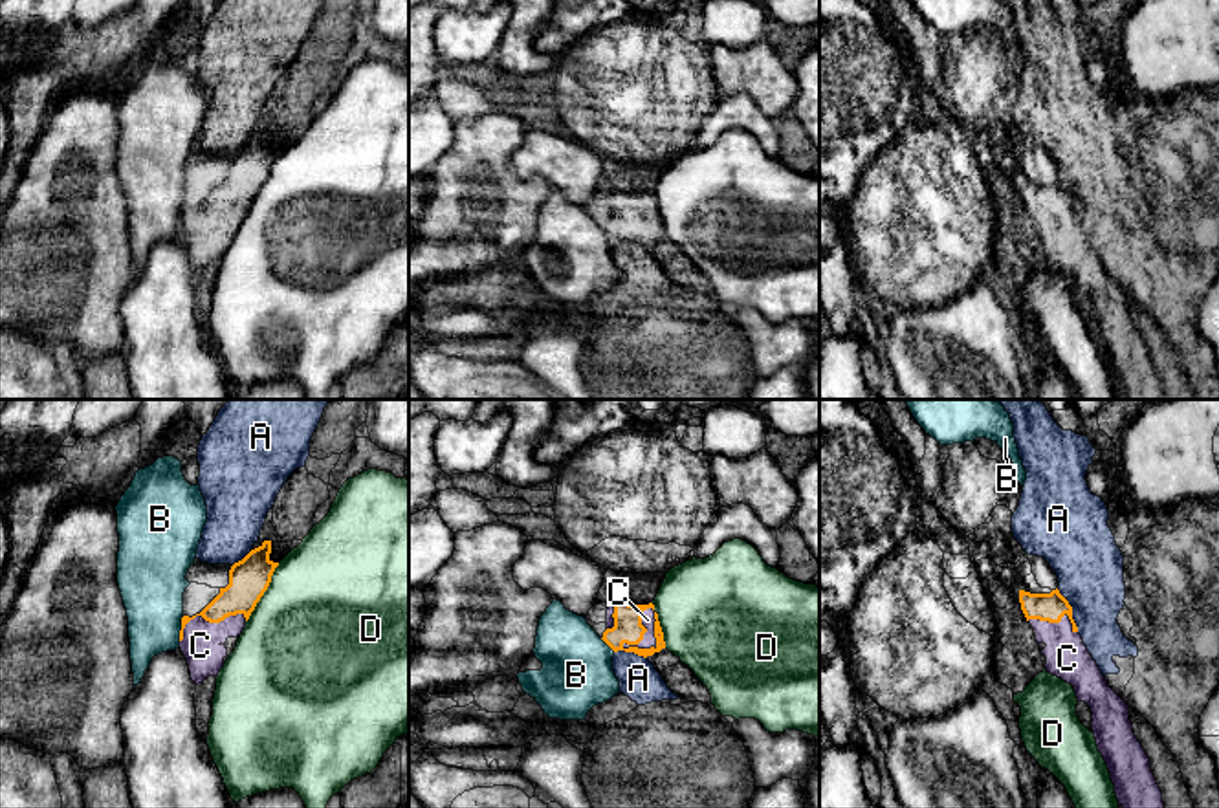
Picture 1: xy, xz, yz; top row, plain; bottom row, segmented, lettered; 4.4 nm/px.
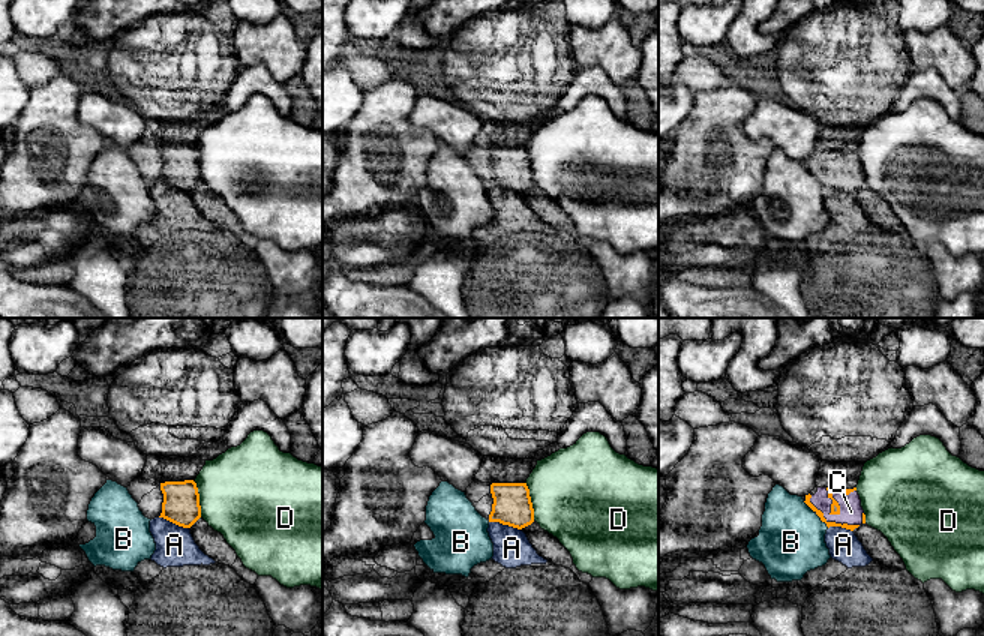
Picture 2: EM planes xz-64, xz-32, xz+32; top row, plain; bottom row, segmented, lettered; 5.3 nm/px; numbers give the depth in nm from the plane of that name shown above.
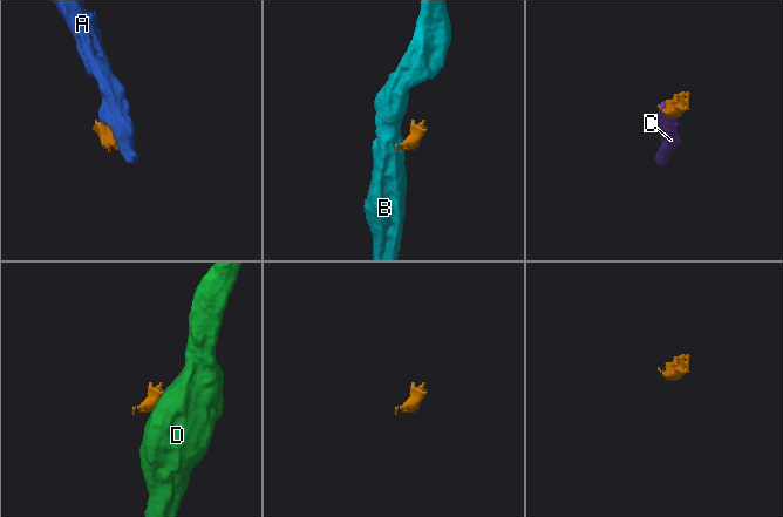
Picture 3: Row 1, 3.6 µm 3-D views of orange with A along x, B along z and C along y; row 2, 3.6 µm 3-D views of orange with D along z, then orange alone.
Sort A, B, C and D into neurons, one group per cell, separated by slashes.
A / B / C / D

